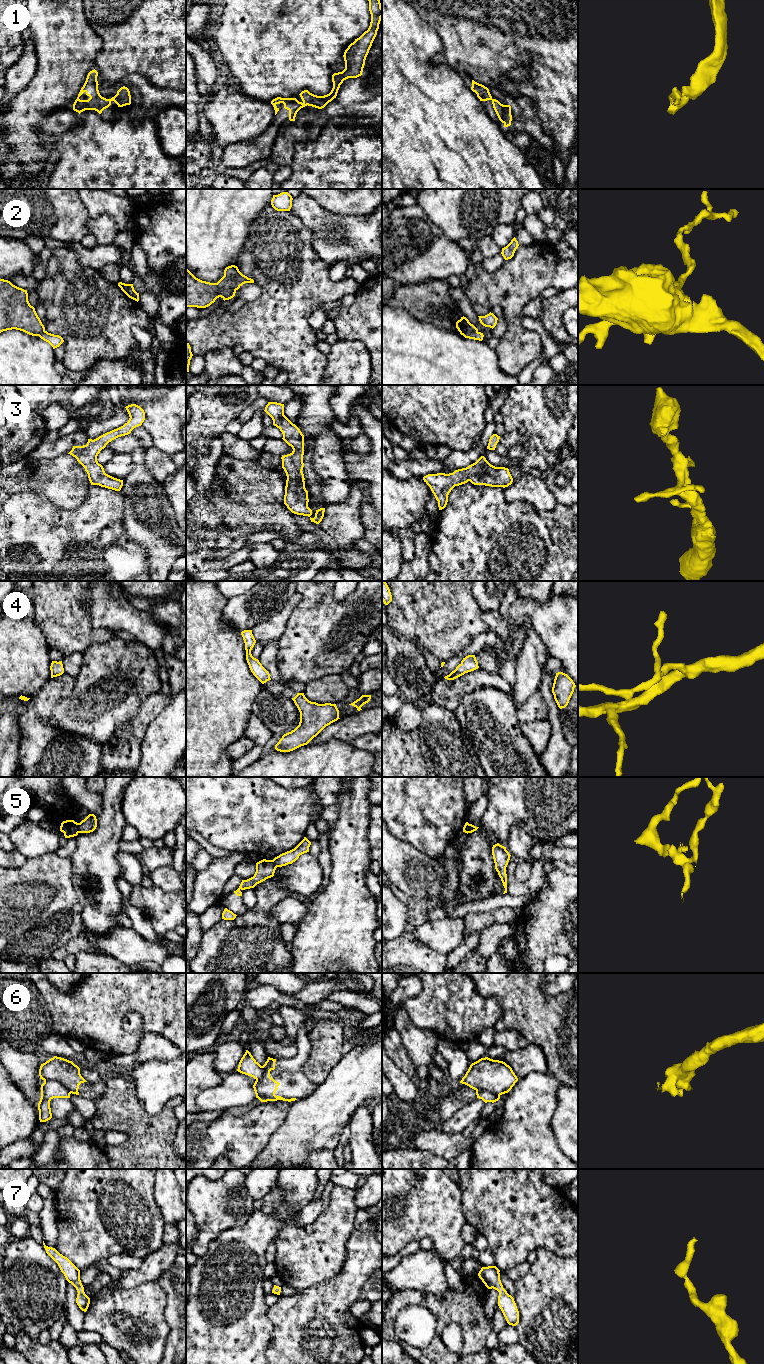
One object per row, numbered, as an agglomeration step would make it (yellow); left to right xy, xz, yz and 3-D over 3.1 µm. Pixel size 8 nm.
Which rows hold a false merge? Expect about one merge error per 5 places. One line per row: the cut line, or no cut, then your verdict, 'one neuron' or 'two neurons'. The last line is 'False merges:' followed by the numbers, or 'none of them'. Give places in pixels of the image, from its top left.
1: no cut; one neuron
2: cut in xz along (239, 271), (236, 277), (235, 289); two neurons
3: no cut; one neuron
4: no cut; one neuron
5: cut in xy along (77, 823), (78, 832); two neurons
6: cut in xy along (44, 1080), (57, 1080), (70, 1093); two neurons
7: no cut; one neuron
False merges: 2, 5, 6

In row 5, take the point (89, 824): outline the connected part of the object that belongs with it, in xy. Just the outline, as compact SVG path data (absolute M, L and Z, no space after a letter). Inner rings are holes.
M89 814L84 820L82 820L78 827L78 833L90 833L97 827L97 819L94 814Z

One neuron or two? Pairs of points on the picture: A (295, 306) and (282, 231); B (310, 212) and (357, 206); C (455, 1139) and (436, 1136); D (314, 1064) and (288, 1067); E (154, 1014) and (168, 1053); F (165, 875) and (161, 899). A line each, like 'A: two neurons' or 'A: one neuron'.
A: one neuron
B: two neurons
C: one neuron
D: two neurons
E: two neurons
F: two neurons

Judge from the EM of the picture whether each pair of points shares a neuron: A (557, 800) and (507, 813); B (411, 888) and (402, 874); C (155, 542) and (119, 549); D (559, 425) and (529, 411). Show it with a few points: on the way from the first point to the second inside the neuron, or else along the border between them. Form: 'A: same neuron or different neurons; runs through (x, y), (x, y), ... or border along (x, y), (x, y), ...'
A: same neuron; runs through (545, 800), (519, 801)
B: same neuron; runs through (411, 885), (405, 877)
C: different neurons; border along (124, 528), (127, 536), (145, 550), (149, 567)
D: same neuron; runs through (552, 419), (543, 411), (536, 411)

